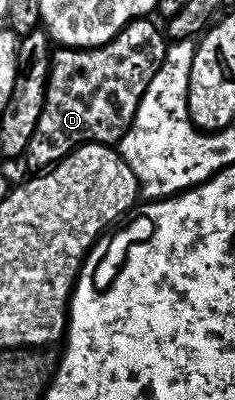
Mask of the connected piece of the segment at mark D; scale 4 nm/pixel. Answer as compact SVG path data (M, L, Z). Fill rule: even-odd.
M152 20L132 21L111 43L98 49L70 49L61 47L54 52L53 66L47 87L47 103L43 107L43 119L35 127L35 139L27 154L27 162L33 171L48 171L60 165L66 157L77 152L82 145L116 146L125 137L151 79L165 62L167 37L152 25ZM109 73L109 90L105 97L101 89L93 85Z

